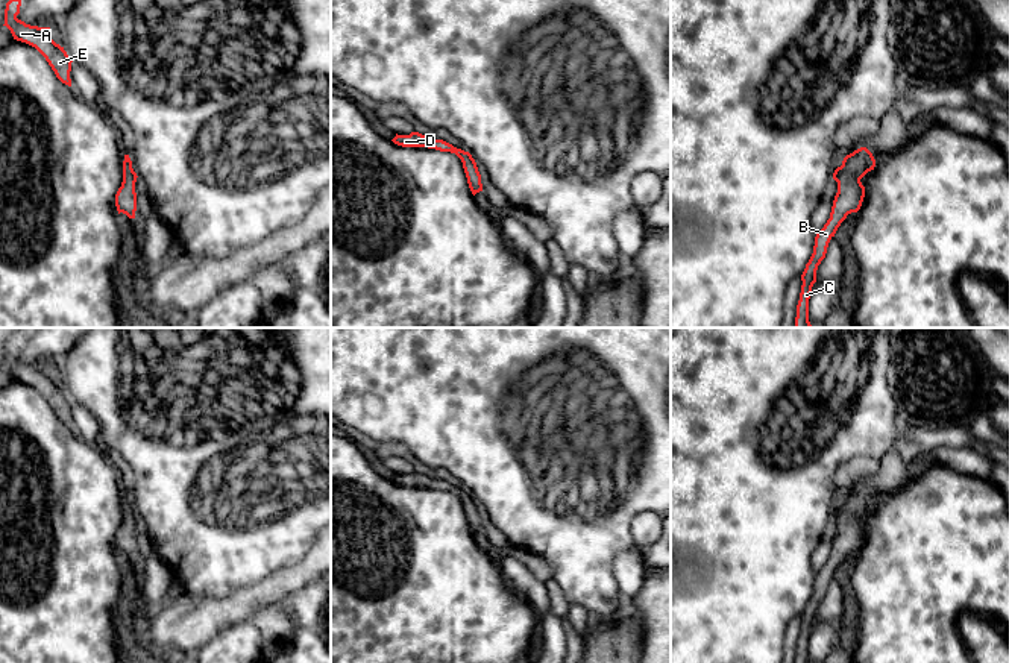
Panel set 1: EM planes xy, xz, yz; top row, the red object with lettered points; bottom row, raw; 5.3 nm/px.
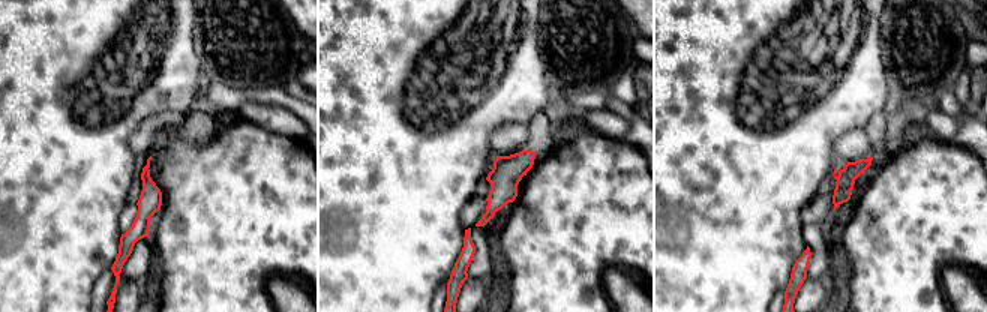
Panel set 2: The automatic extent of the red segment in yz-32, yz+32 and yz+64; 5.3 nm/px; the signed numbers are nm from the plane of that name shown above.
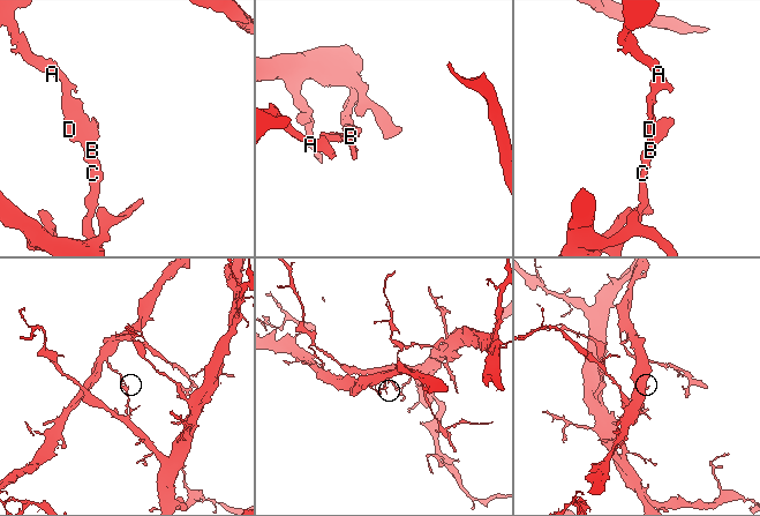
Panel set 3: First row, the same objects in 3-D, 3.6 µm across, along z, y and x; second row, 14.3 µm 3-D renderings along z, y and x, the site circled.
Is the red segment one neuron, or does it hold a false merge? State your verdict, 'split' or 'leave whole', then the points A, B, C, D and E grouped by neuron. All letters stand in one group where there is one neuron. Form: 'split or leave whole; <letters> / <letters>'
split; A D E / B C

